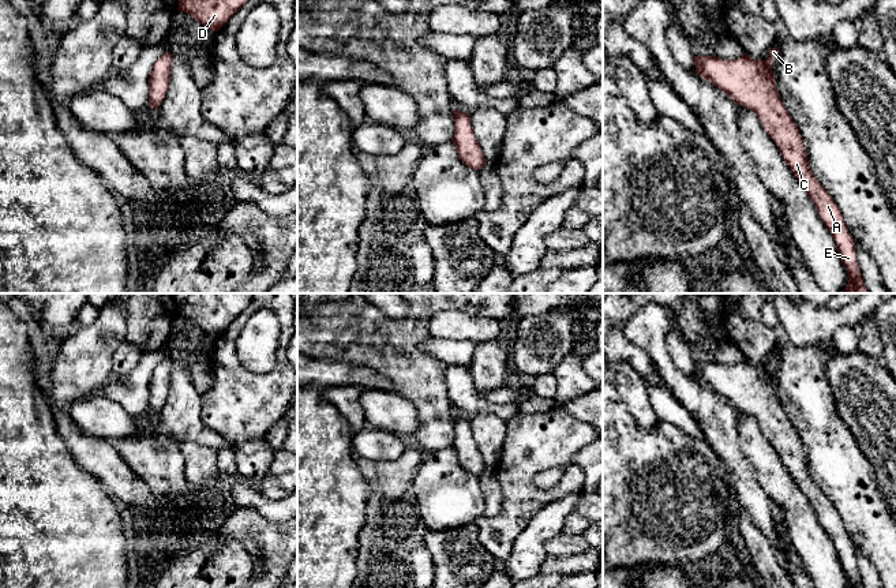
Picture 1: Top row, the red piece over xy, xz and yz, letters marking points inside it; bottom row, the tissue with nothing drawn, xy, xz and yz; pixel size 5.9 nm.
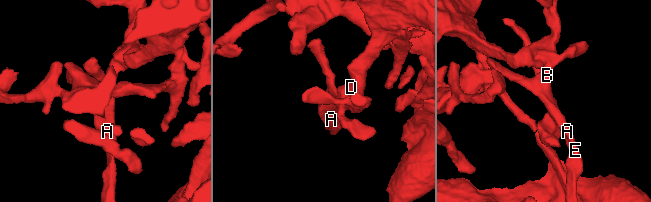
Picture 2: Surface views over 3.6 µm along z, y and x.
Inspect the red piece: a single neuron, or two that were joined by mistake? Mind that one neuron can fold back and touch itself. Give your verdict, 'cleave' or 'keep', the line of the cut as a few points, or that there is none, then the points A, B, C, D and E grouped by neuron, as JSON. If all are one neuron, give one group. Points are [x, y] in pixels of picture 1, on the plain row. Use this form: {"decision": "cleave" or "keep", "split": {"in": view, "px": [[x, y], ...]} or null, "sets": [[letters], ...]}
{"decision": "cleave", "split": {"in": "yz", "px": [[775, 393], [743, 396], [738, 408]]}, "sets": [["A", "C", "E"], ["B", "D"]]}

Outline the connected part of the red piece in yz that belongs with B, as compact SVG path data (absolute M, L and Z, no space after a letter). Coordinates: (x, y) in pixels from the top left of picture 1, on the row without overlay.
M772 353L766 366L751 364L747 359L735 366L723 366L716 362L694 362L693 370L696 372L697 381L712 387L716 393L728 400L735 407L735 409L739 409L739 400L743 396L757 398L760 393L765 396L776 394L776 382L772 377L772 371L775 368L777 356L779 353Z

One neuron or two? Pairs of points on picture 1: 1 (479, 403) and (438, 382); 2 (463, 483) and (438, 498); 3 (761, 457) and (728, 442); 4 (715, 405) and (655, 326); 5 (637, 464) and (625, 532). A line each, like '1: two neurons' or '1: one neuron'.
1: two neurons
2: one neuron
3: two neurons
4: one neuron
5: one neuron

